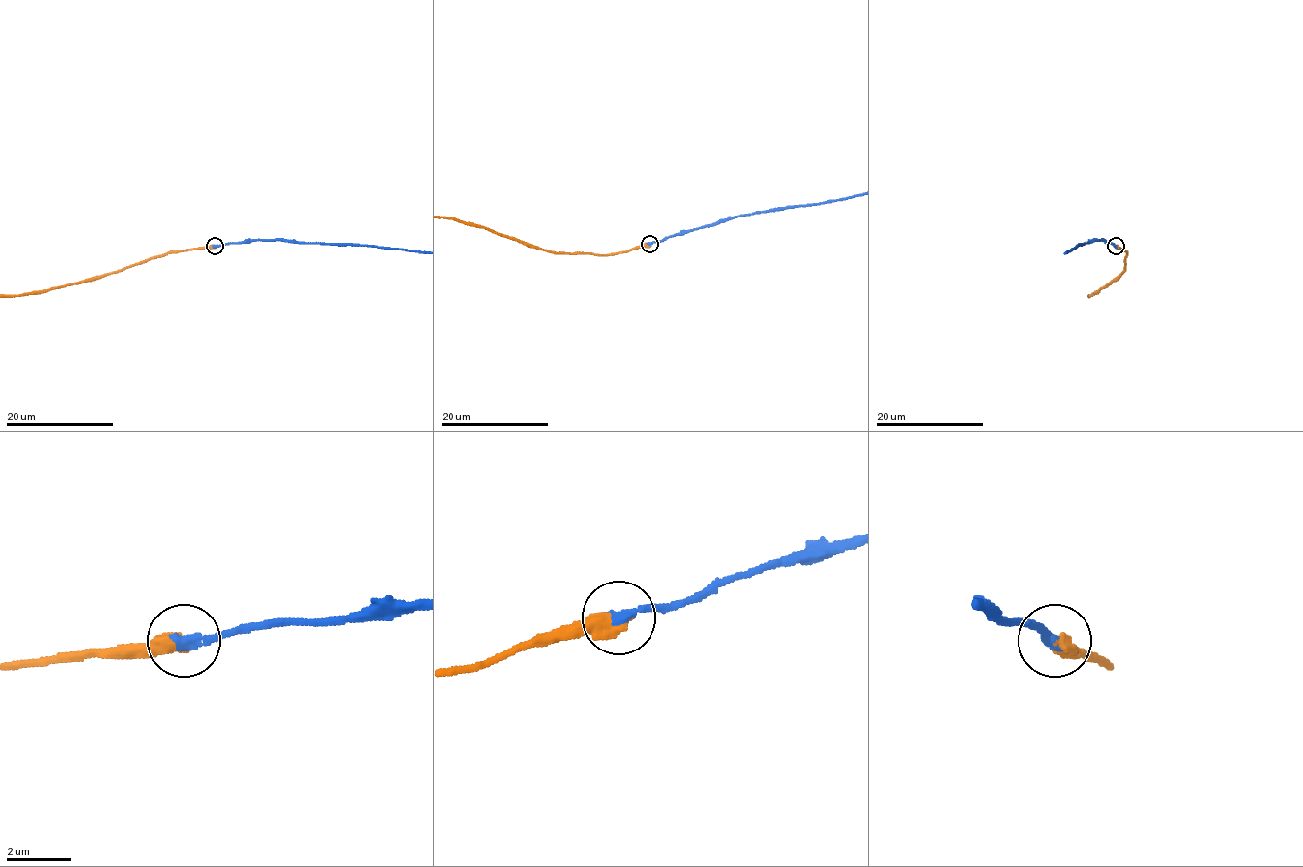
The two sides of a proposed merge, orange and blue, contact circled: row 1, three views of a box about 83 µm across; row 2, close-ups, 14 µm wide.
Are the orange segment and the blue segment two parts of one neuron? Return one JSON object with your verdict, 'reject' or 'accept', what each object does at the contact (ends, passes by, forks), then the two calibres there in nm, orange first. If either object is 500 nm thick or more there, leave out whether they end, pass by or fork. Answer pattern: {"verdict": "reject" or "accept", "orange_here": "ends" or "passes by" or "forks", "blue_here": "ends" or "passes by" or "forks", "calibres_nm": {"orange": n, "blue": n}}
{"verdict": "accept", "calibres_nm": {"orange": 550, "blue": 360}}

